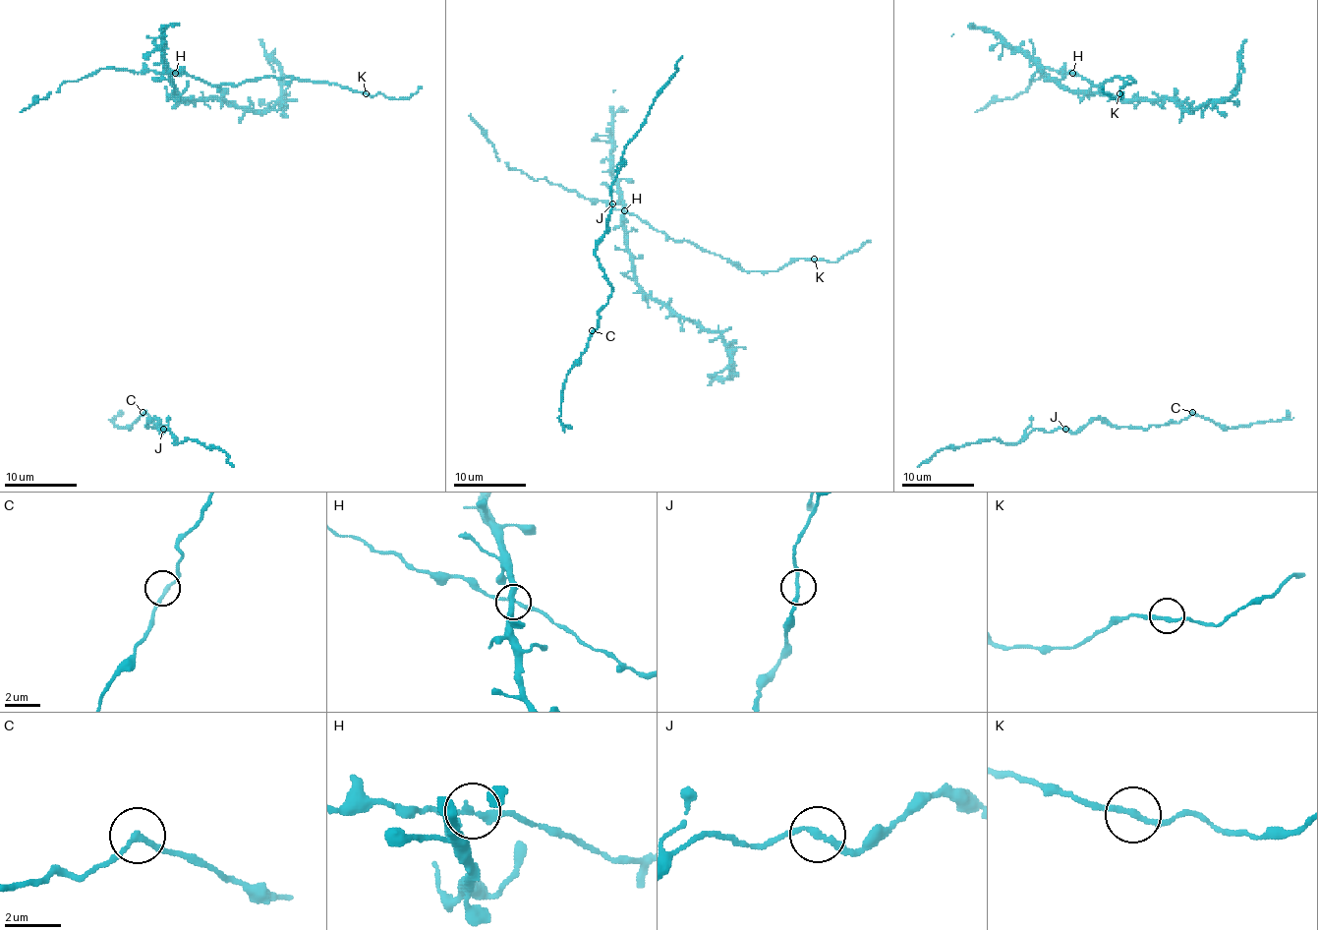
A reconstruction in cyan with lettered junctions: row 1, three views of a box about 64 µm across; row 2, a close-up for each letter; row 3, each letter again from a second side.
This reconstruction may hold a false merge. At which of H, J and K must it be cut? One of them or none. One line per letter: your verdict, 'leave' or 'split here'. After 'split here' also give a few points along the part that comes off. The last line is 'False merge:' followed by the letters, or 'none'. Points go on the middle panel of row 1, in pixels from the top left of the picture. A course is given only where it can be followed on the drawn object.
H: leave
J: leave
K: leave
False merge: none

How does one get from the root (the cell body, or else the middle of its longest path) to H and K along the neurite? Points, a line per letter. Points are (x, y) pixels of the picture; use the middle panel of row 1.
H: (687, 319), (676, 317), (653, 300), (637, 282), (620, 199), (615, 207), (624, 211)
K: (687, 319), (676, 317), (637, 282), (620, 199), (617, 209), (745, 271), (776, 271), (814, 259)

